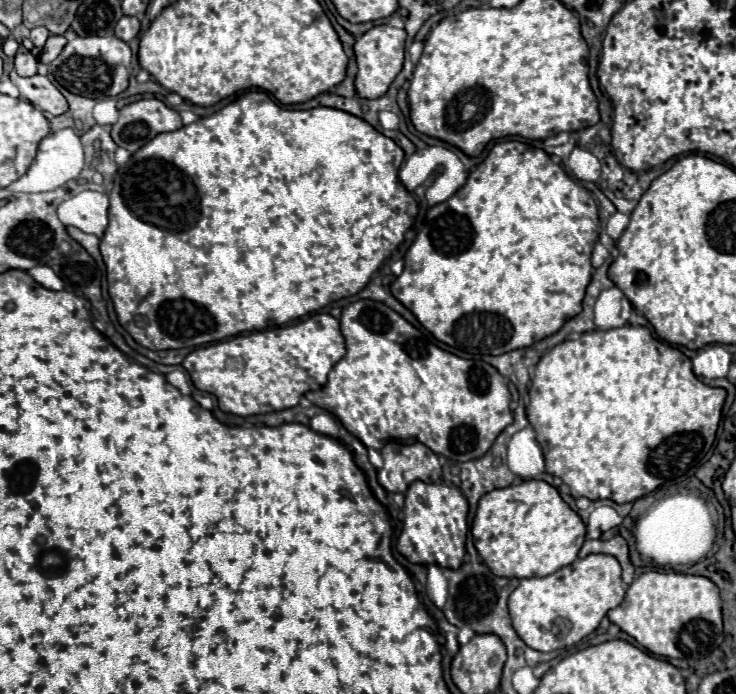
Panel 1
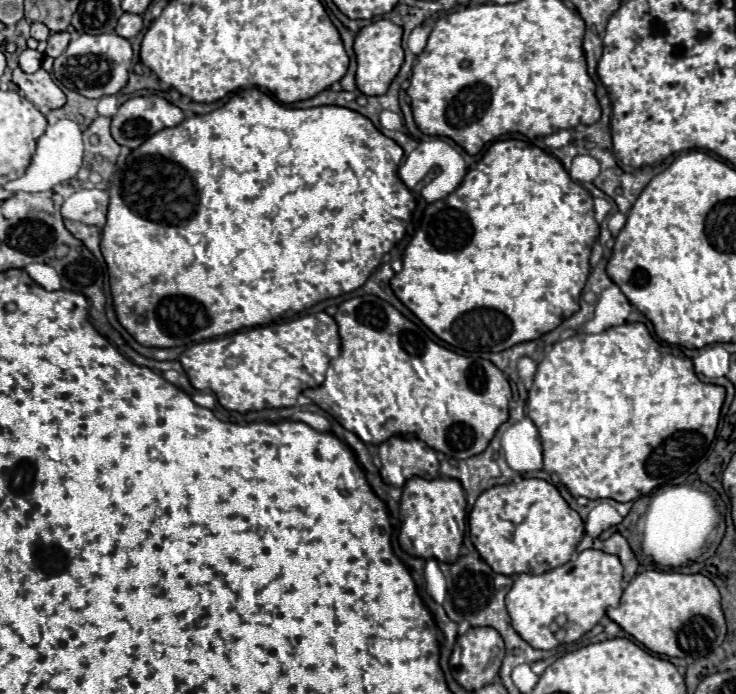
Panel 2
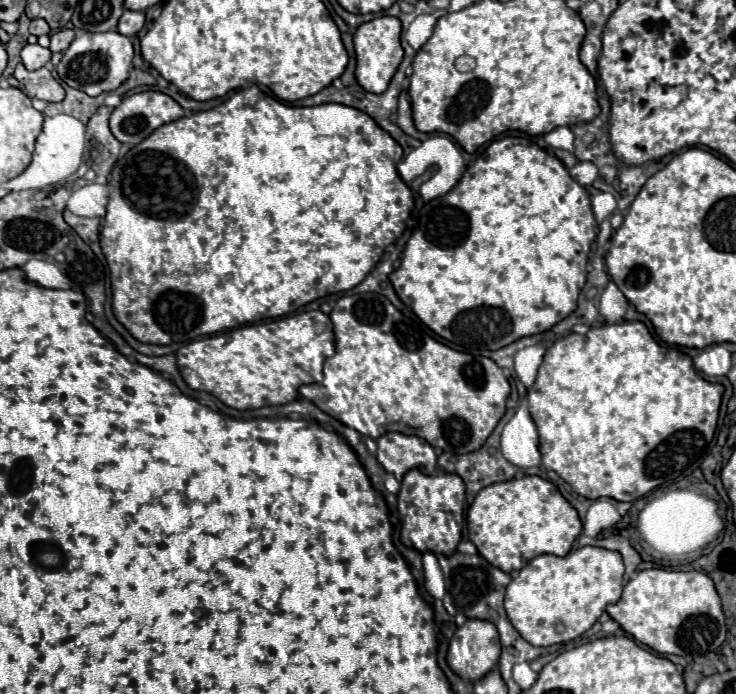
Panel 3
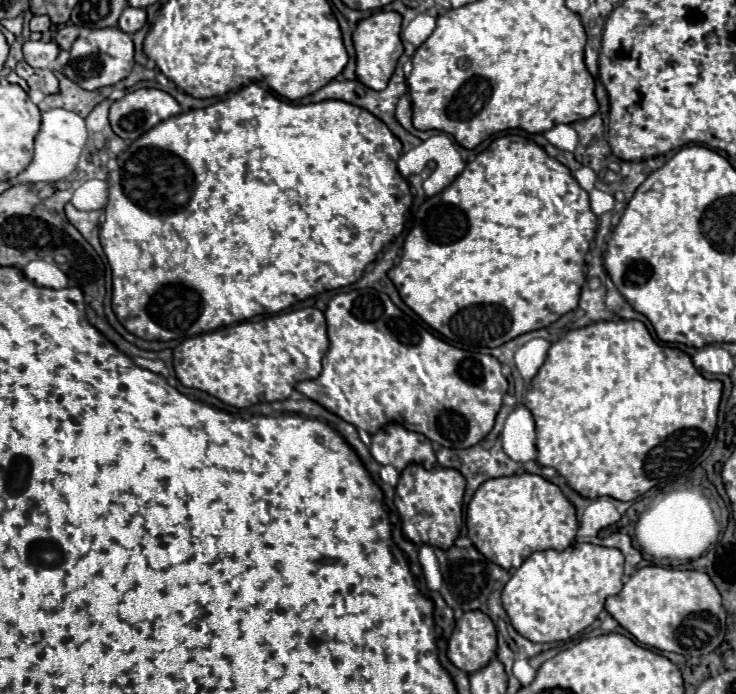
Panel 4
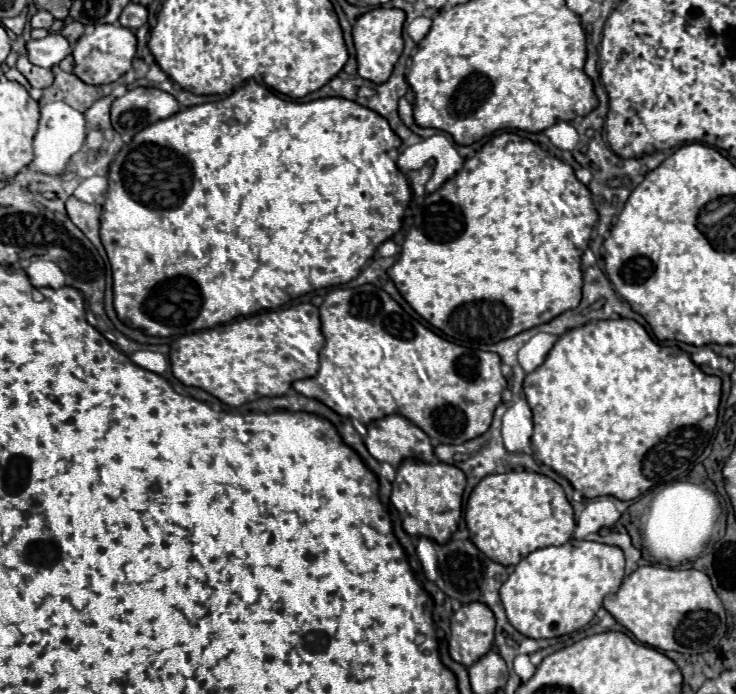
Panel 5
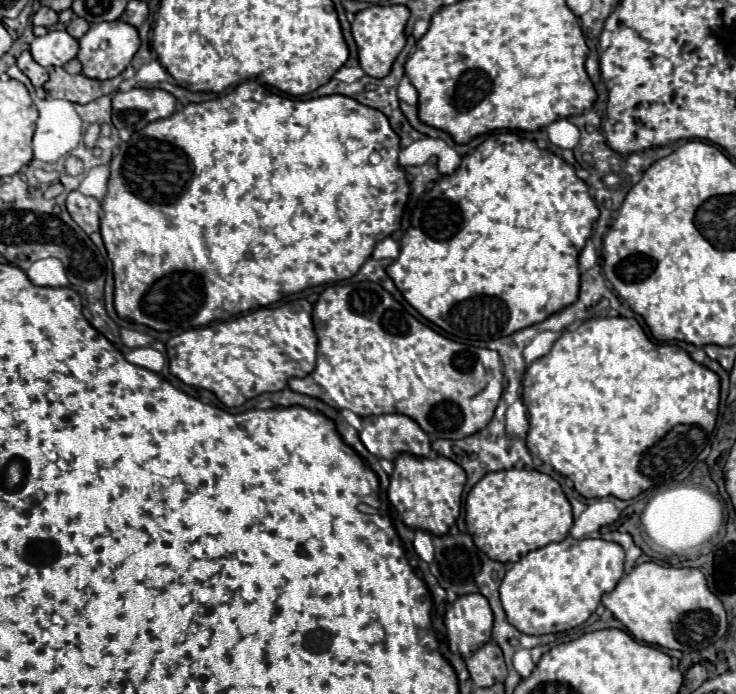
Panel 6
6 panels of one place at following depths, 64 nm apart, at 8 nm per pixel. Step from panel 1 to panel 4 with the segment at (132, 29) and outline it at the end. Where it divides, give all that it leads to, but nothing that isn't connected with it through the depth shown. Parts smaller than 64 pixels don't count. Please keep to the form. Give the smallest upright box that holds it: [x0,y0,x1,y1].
[118,6,146,34]

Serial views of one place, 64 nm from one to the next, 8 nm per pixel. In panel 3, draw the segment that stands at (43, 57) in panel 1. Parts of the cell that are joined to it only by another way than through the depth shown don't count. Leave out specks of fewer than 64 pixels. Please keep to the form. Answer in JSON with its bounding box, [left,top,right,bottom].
[50,28,74,52]

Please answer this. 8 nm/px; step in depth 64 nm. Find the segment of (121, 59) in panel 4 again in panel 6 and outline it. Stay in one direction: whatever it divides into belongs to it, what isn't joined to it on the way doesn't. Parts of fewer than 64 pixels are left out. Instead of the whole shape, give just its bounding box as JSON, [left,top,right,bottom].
[78,20,140,80]

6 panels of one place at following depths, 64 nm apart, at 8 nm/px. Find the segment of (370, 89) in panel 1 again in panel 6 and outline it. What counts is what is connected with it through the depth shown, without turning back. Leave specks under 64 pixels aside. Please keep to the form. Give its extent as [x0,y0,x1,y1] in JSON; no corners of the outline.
[352,4,410,78]

